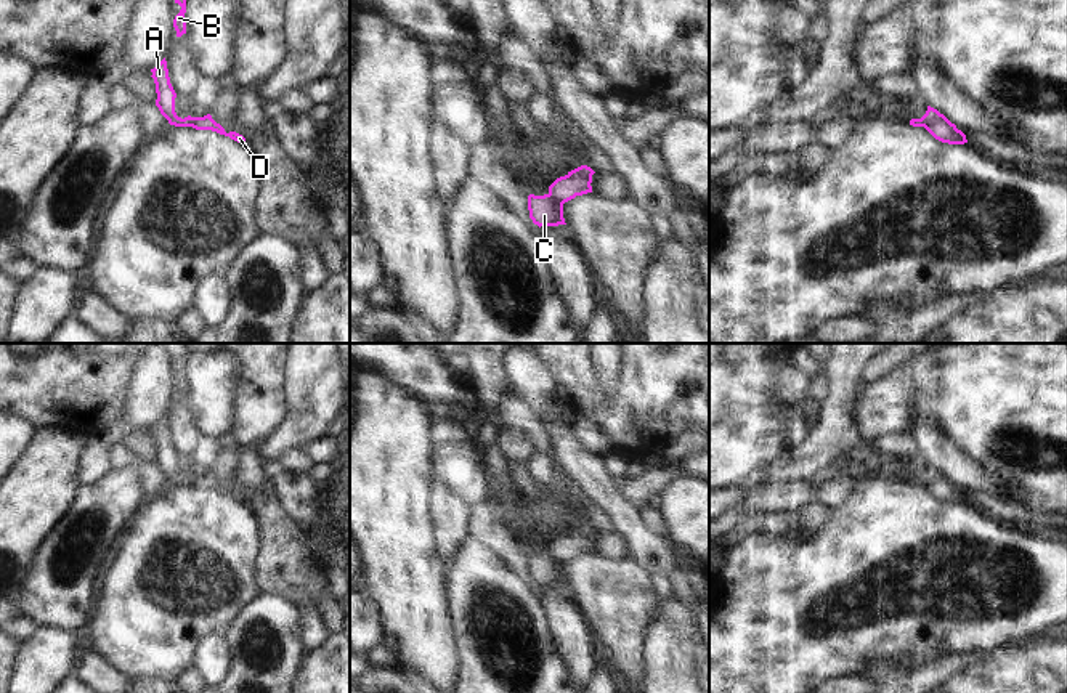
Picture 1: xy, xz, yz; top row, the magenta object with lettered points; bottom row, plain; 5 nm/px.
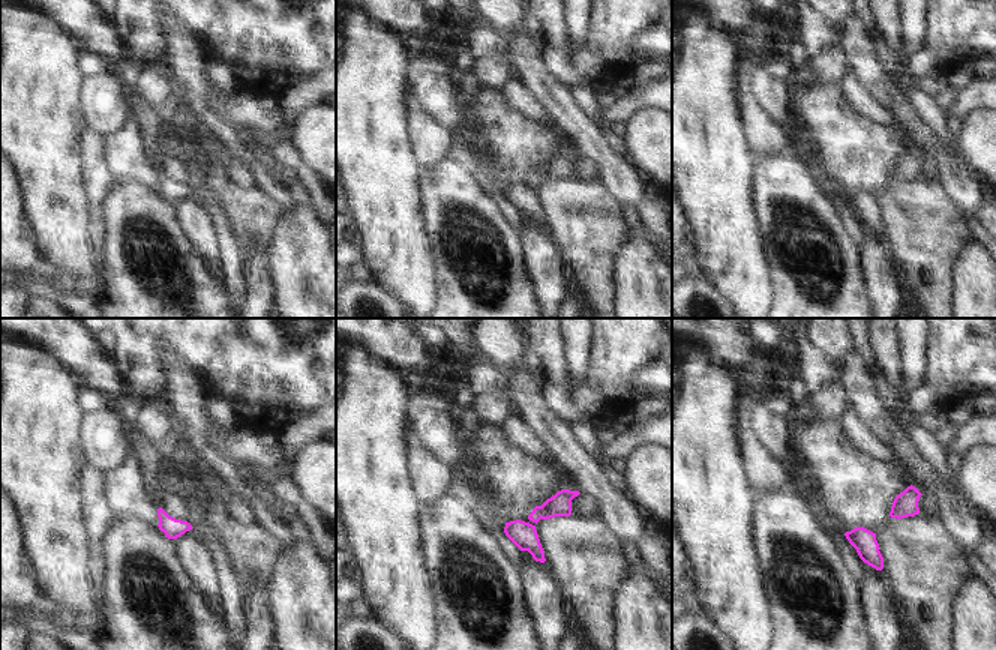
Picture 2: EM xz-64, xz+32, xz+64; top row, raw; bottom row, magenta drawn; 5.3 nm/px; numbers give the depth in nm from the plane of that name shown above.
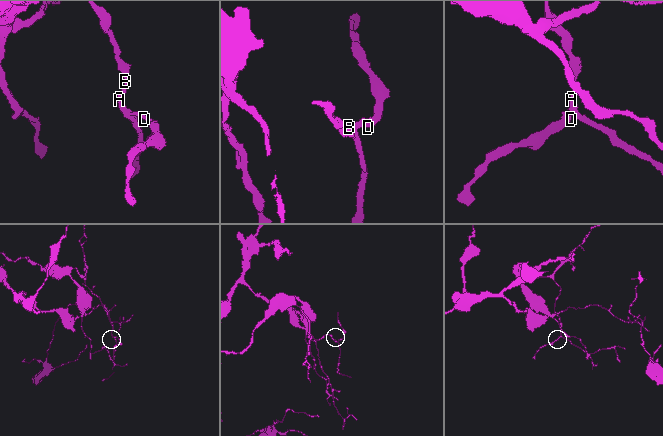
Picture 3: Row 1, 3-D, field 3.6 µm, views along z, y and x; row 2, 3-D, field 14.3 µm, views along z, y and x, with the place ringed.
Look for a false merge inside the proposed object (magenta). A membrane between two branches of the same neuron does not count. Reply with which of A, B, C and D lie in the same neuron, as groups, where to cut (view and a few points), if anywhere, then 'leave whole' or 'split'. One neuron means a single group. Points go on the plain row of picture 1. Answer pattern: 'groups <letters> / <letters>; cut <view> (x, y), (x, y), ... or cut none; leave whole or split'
groups A B C / D; cut xz (547, 554), (562, 563); split

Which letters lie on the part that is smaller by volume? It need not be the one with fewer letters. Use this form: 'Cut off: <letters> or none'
Cut off: D

